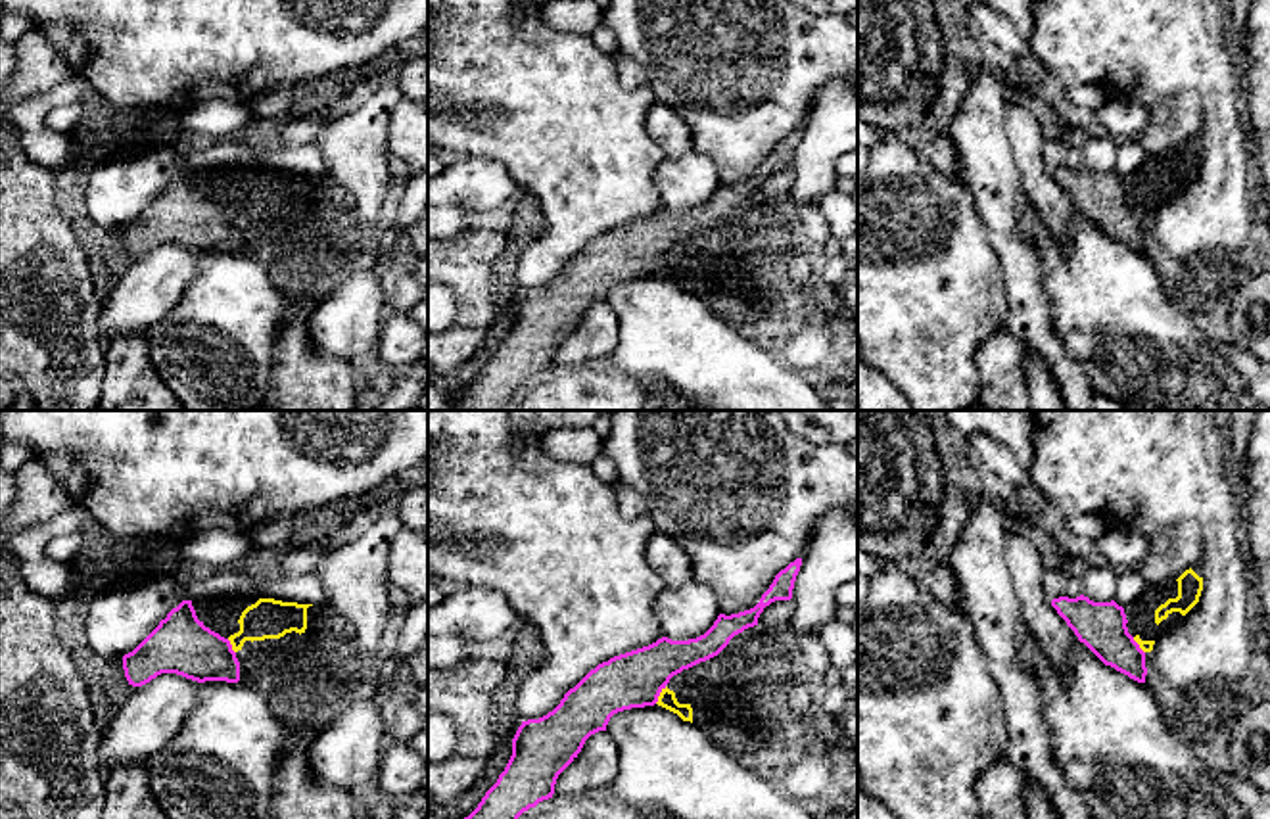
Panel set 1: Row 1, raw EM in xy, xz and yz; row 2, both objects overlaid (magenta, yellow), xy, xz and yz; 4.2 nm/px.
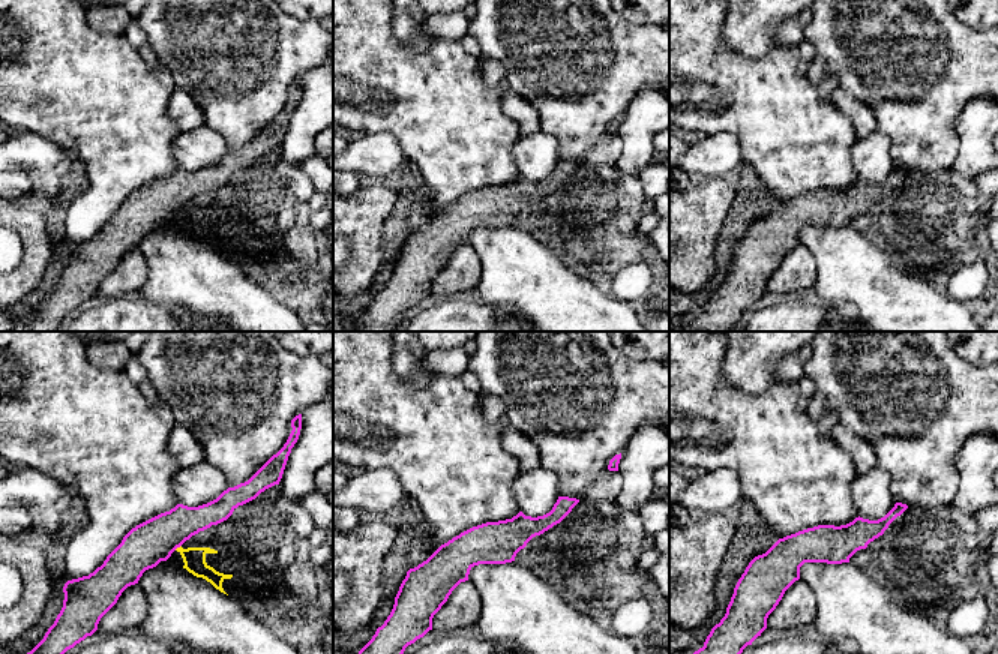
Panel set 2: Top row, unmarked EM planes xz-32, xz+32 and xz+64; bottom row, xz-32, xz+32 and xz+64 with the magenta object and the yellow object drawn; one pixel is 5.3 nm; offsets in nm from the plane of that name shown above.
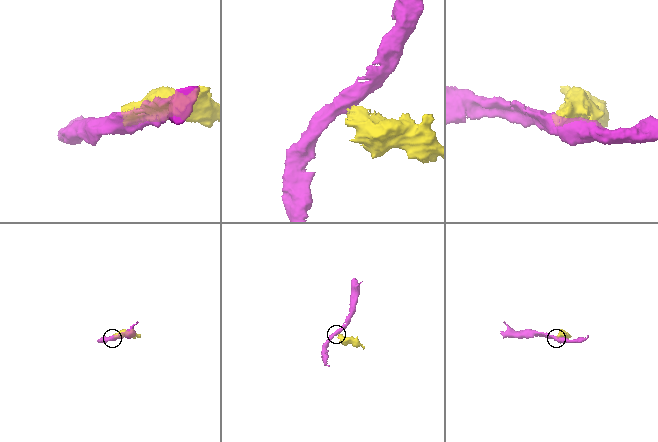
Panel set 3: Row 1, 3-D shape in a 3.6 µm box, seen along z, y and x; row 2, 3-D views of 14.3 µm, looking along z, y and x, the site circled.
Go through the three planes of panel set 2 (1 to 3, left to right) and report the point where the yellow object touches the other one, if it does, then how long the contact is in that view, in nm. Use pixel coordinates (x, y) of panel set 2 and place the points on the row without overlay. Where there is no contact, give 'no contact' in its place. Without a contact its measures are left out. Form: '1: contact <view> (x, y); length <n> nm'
1: contact xz-32 (177, 210); length 50 nm
2: no contact
3: no contact

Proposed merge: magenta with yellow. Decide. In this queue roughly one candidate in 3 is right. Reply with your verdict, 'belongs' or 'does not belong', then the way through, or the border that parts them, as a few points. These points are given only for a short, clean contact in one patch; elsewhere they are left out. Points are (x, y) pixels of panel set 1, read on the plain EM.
does not belong; border along xz (666, 257), (655, 273)

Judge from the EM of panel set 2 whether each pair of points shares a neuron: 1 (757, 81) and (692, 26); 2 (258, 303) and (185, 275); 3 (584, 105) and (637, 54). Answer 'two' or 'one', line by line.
1: one
2: one
3: one

